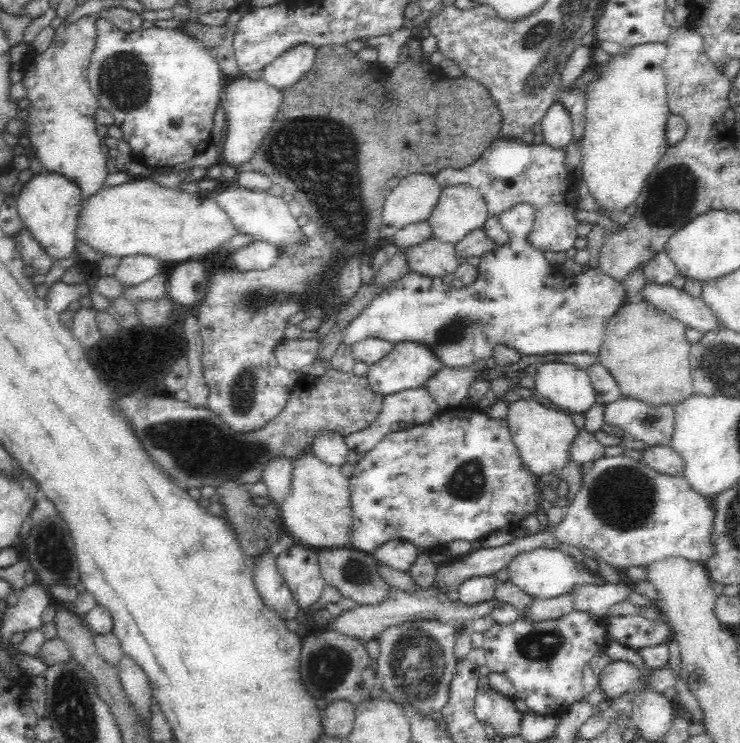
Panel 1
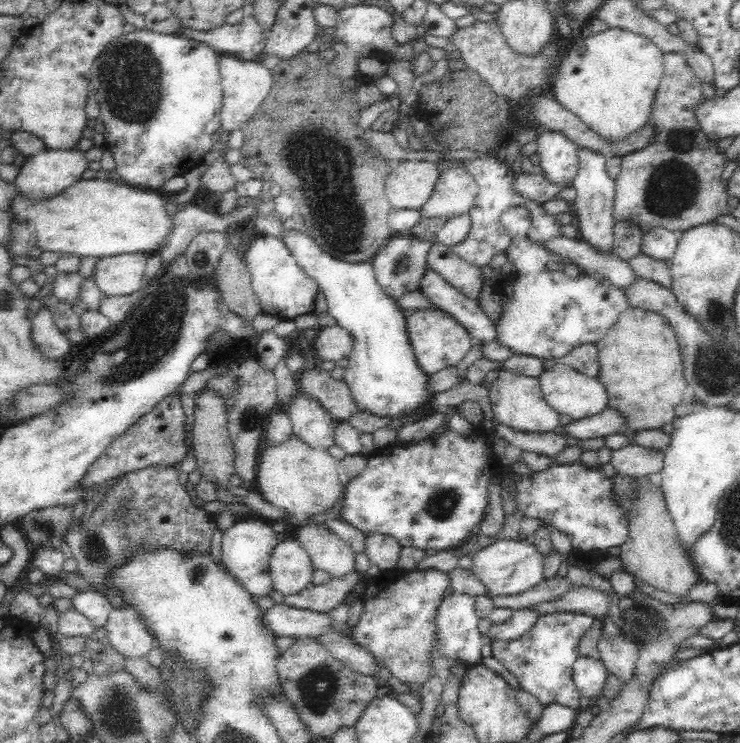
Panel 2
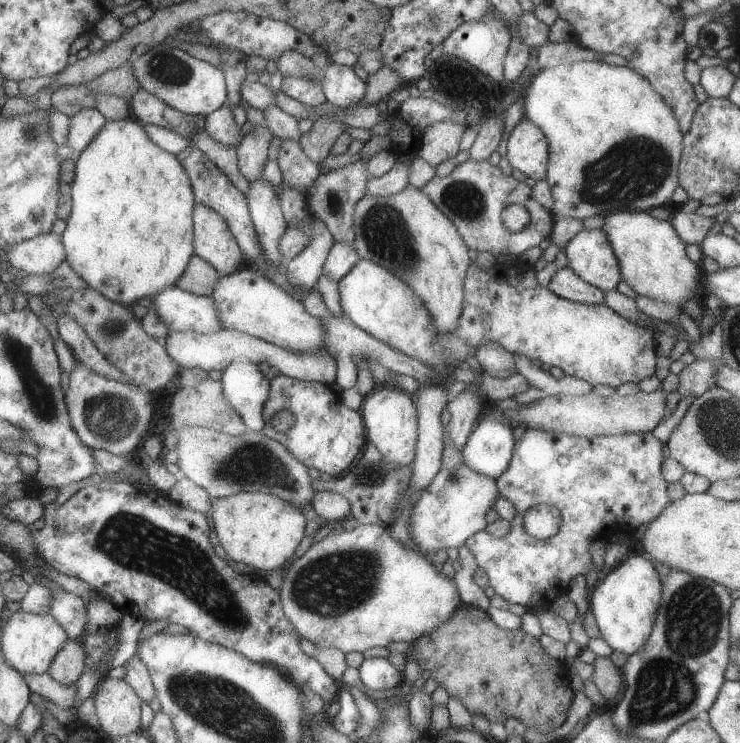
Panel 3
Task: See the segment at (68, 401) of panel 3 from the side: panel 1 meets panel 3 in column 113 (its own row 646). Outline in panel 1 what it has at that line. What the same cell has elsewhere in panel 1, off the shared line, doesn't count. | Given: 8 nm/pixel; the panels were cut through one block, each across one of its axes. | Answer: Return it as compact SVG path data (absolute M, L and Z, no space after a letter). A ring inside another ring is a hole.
M414 620L402 626L392 626L378 634L378 693L422 716L431 717L434 712L441 711L450 700L450 682L456 673L457 657L454 648L458 631L459 628L443 622Z

